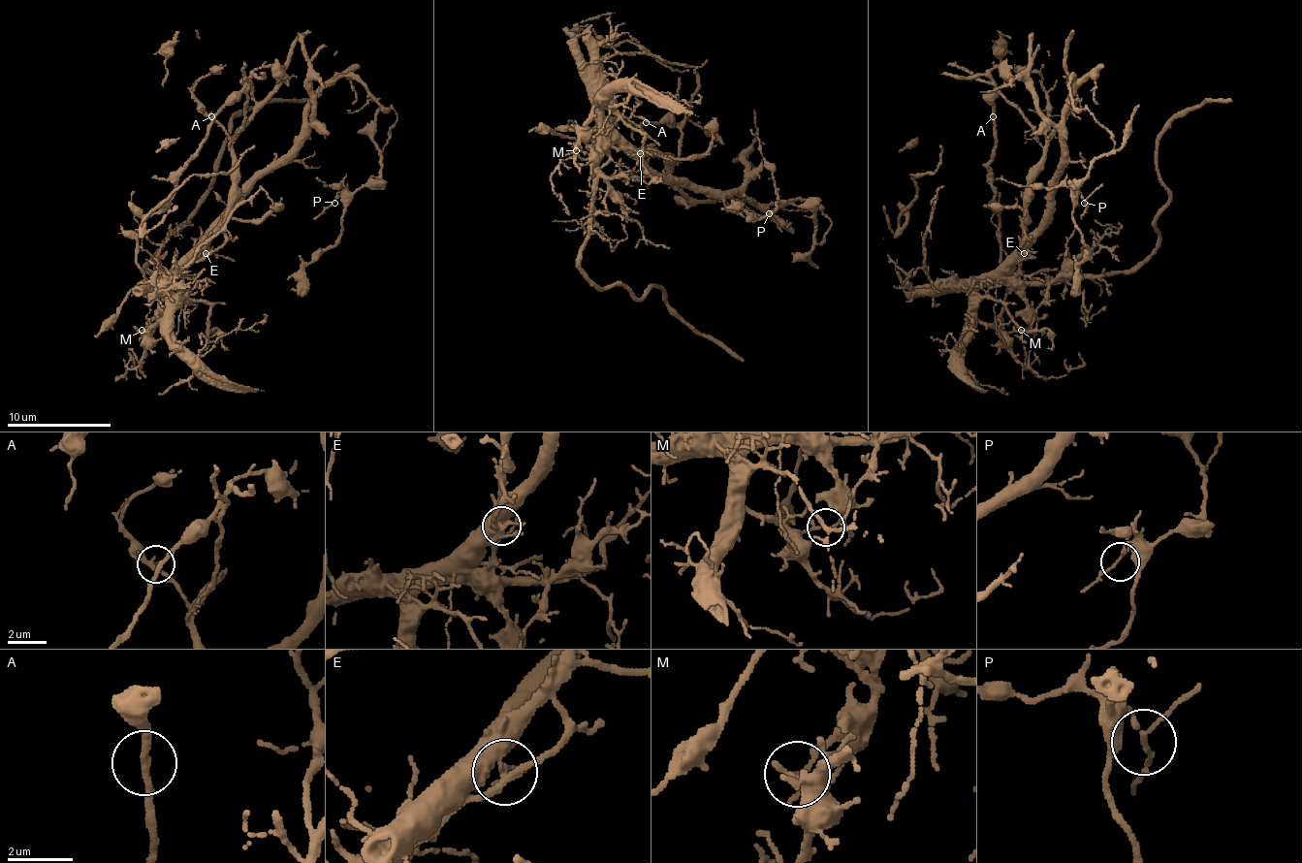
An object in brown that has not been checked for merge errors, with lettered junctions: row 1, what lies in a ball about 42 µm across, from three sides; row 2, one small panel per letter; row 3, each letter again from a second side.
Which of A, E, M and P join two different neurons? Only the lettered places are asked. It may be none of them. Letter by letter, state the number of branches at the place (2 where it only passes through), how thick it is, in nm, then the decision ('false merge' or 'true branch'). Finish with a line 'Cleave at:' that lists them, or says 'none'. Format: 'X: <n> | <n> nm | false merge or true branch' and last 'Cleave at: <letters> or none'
A: 2 | 200 nm | true branch
E: 4 | 300 nm | false merge
M: 2 | 140 nm | false merge
P: 3 | 120 nm | true branch
Cleave at: E, M

